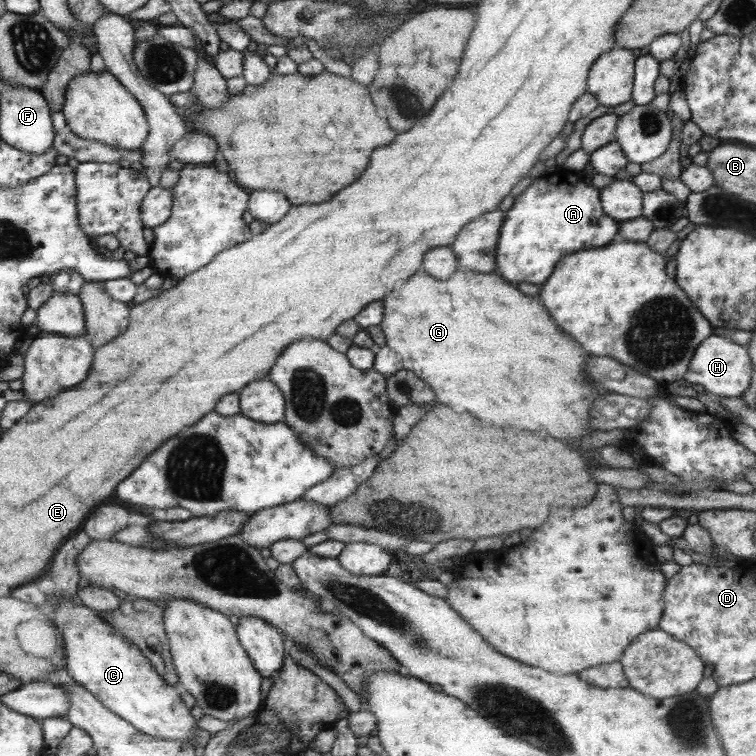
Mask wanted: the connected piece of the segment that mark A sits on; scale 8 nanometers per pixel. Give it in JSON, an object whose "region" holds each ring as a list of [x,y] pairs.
{"region":[[[544,177],[536,178],[521,194],[515,197],[512,208],[505,212],[504,226],[497,245],[497,274],[505,277],[513,285],[528,282],[541,286],[557,268],[557,264],[566,255],[578,250],[602,248],[619,239],[620,224],[604,211],[601,204],[601,192],[586,182],[550,182]]]}

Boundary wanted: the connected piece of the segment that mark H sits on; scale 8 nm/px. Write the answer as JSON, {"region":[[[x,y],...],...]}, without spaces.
{"region":[[[712,334],[697,348],[685,379],[694,384],[702,384],[706,392],[717,396],[740,397],[750,388],[750,372],[752,362],[747,348],[734,344],[729,338]]]}

